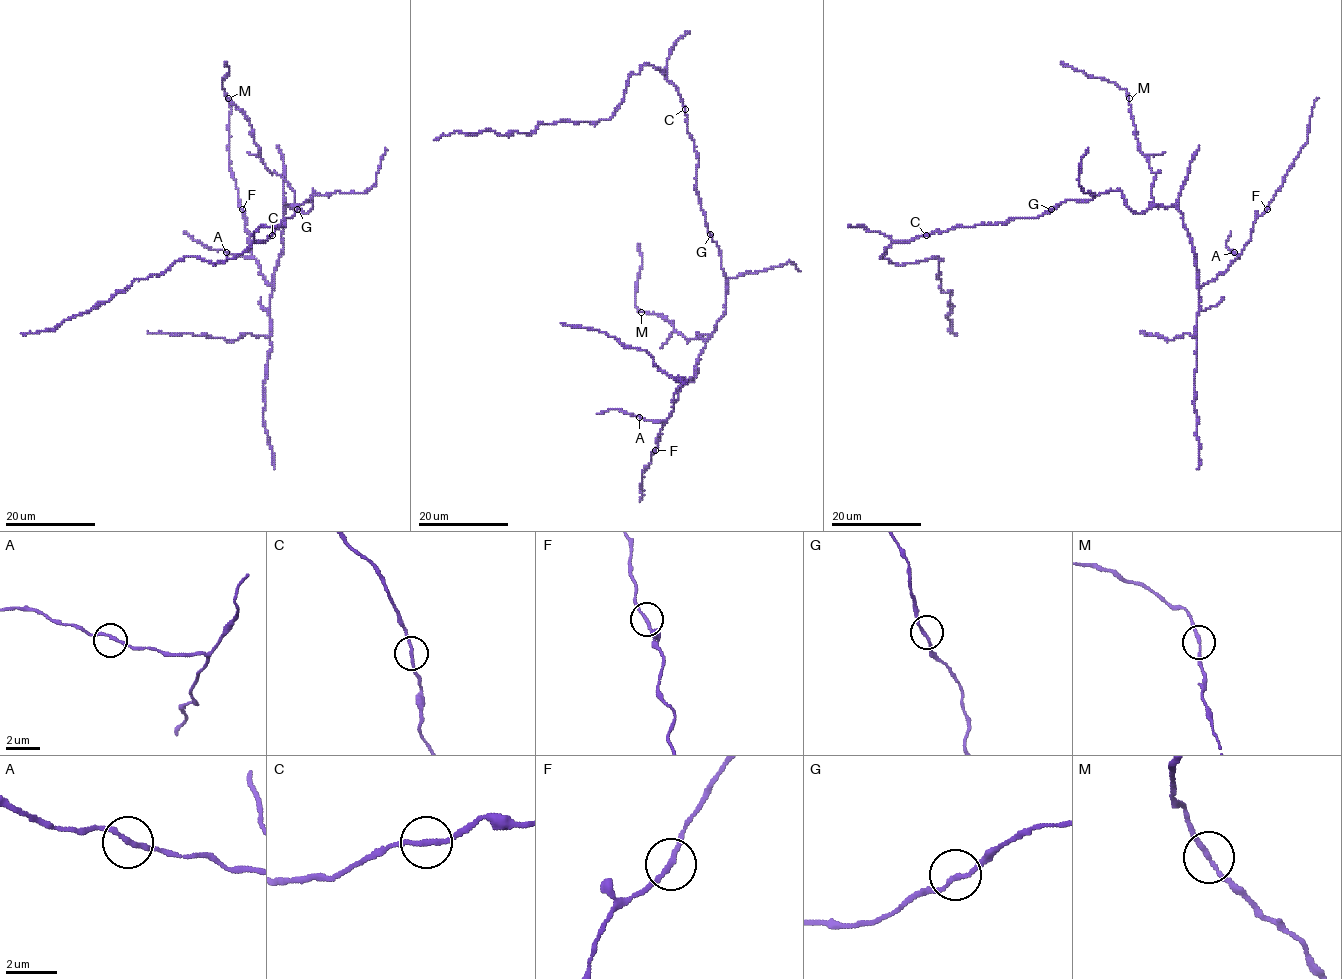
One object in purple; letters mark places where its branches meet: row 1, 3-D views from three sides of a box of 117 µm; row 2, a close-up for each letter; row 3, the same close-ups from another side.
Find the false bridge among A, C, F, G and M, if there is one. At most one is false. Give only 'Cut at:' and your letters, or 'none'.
Cut at: none

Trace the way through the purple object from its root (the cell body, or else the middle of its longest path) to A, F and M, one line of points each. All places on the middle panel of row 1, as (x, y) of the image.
A: (709, 235), (726, 278), (725, 313), (672, 414), (665, 421), (639, 417)
F: (709, 235), (719, 249), (726, 278), (725, 313), (707, 339), (696, 375), (683, 383), (655, 450)
M: (709, 235), (719, 249), (727, 284), (725, 313), (713, 334), (689, 339), (673, 329), (672, 321), (641, 312)

